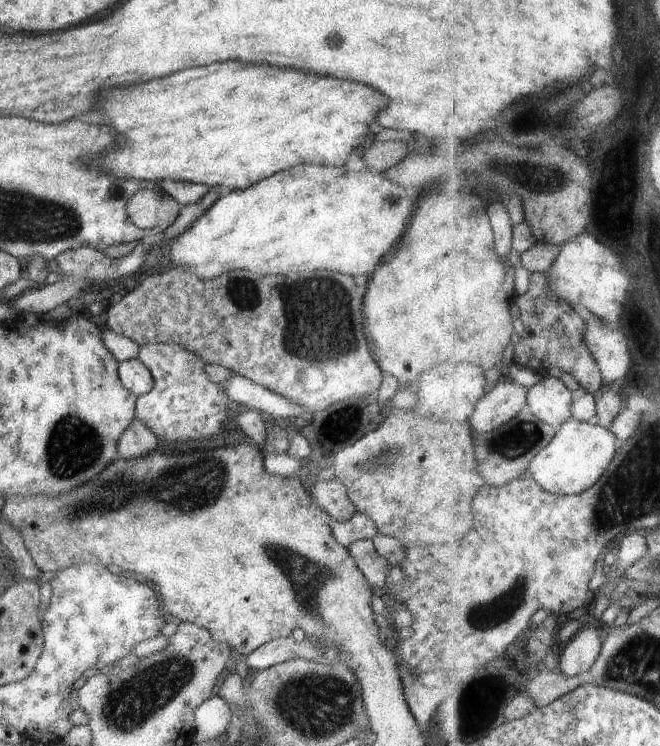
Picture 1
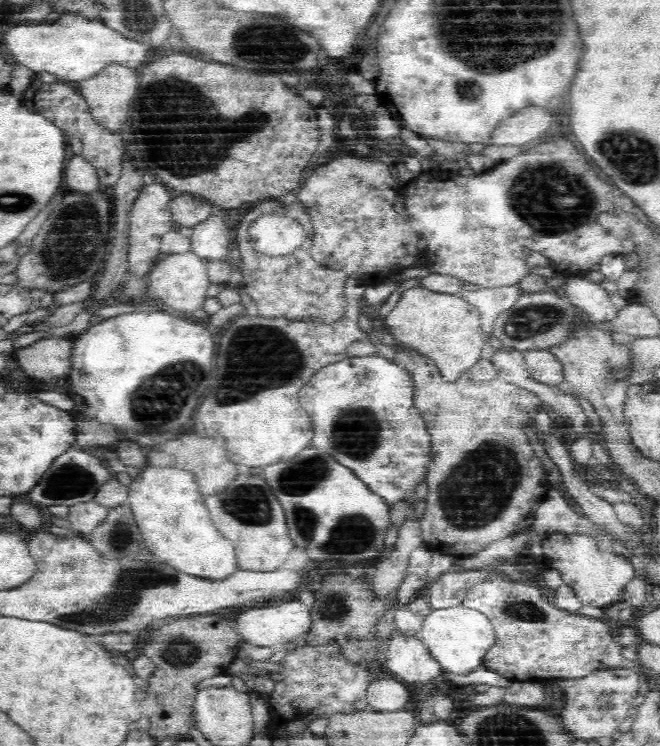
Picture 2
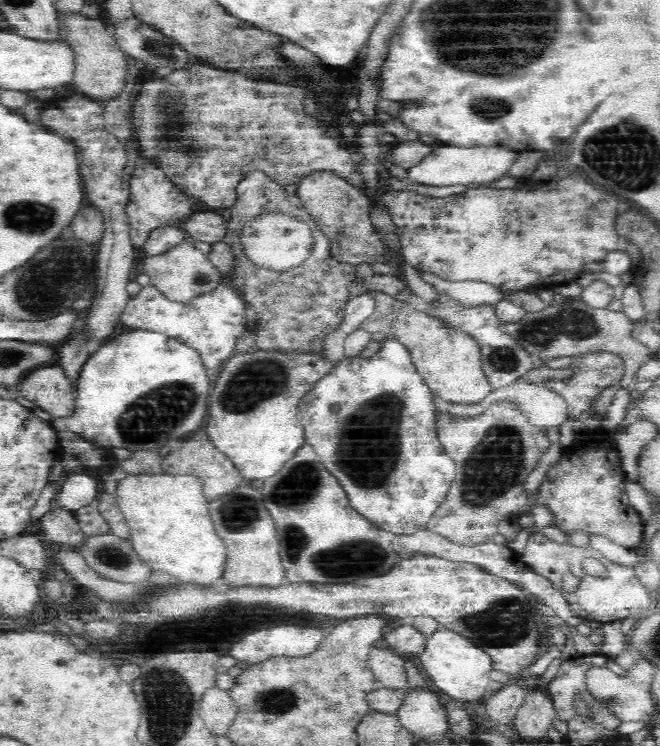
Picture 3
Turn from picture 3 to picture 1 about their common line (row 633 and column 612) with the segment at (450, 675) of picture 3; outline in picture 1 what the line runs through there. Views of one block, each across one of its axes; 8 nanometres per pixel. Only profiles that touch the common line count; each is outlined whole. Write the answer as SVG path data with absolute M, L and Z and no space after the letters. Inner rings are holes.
M569 419L558 430L554 441L540 452L529 465L528 476L532 476L547 492L556 495L581 495L593 488L613 464L616 450L621 448L620 438L610 429L596 421L591 423Z

